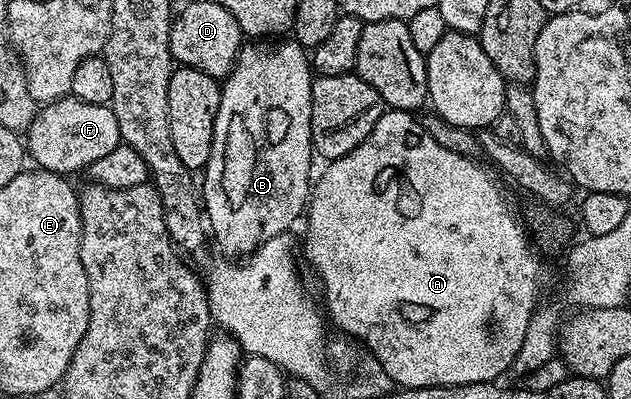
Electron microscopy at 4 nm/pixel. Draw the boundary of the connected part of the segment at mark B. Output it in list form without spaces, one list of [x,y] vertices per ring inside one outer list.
[[[261,38],[256,42],[245,42],[242,43],[237,60],[233,63],[232,70],[229,71],[228,76],[224,77],[223,83],[221,84],[221,101],[219,102],[219,114],[215,118],[215,134],[213,135],[213,141],[211,142],[211,158],[205,163],[203,169],[203,175],[205,175],[205,184],[203,180],[203,211],[207,217],[207,228],[213,236],[217,239],[217,244],[221,247],[221,252],[225,258],[248,258],[261,247],[265,241],[271,239],[273,236],[283,236],[290,231],[289,227],[296,222],[297,219],[302,219],[303,213],[306,211],[309,197],[311,195],[311,176],[309,180],[309,171],[313,168],[313,160],[315,161],[315,153],[313,150],[313,139],[311,138],[311,90],[313,89],[313,81],[315,79],[315,73],[311,67],[310,57],[307,55],[306,49],[302,48],[296,40],[292,38]]]

